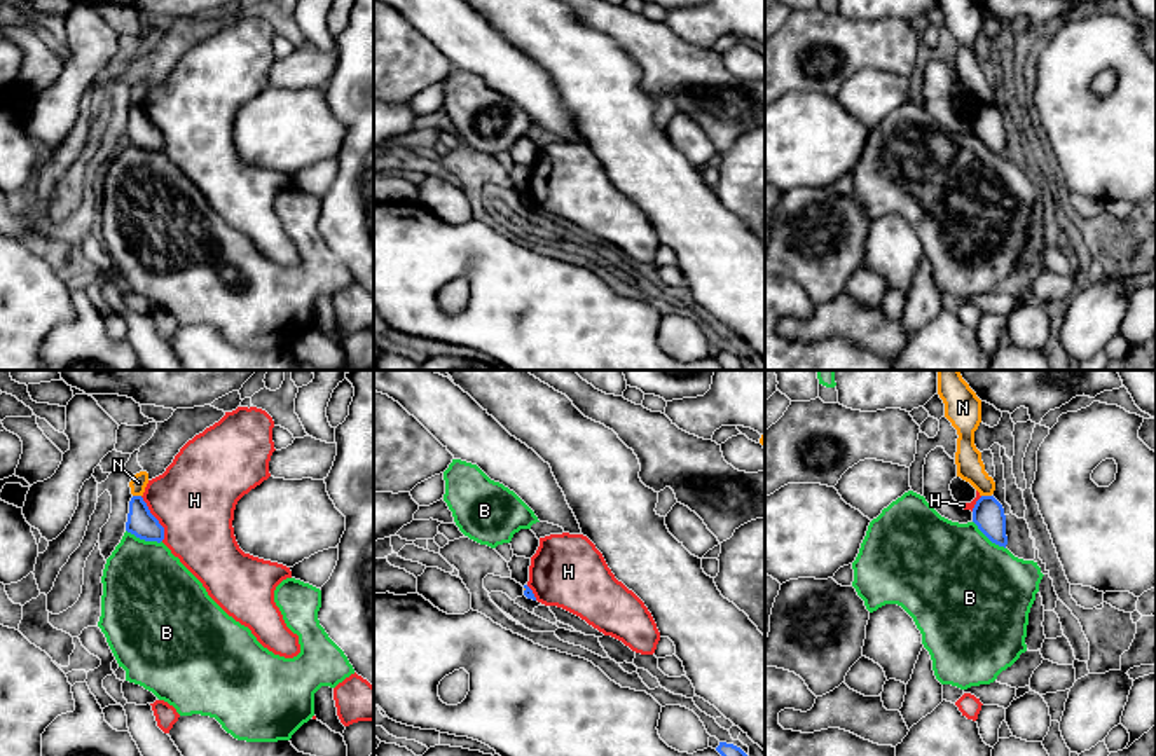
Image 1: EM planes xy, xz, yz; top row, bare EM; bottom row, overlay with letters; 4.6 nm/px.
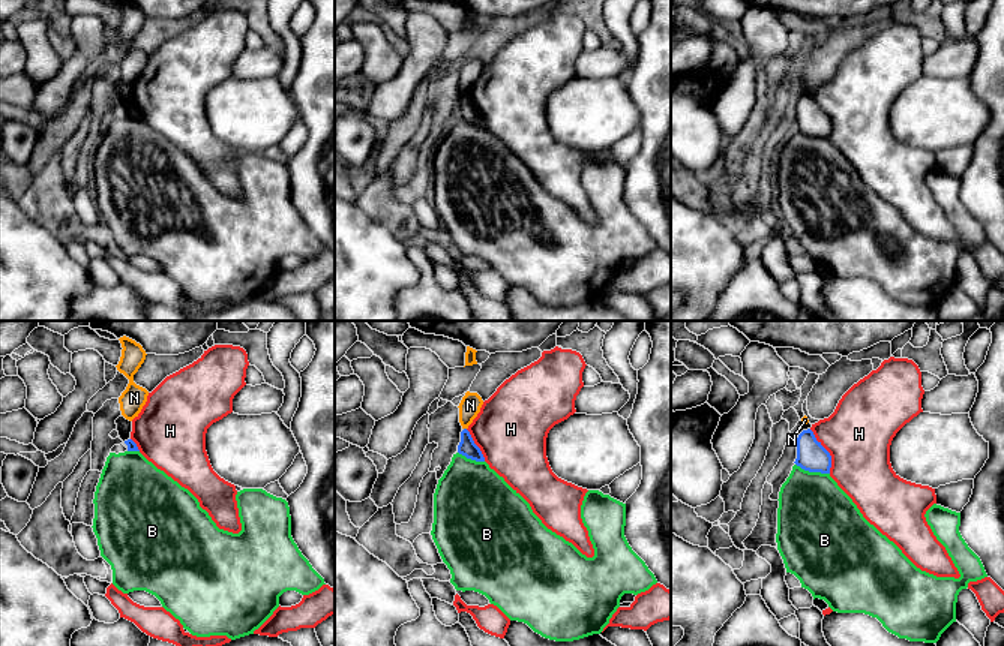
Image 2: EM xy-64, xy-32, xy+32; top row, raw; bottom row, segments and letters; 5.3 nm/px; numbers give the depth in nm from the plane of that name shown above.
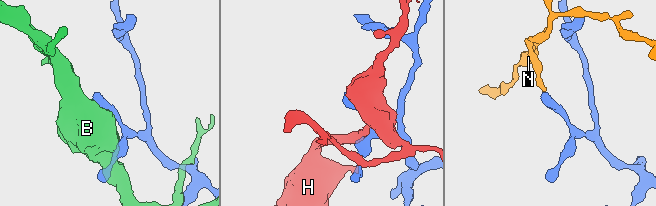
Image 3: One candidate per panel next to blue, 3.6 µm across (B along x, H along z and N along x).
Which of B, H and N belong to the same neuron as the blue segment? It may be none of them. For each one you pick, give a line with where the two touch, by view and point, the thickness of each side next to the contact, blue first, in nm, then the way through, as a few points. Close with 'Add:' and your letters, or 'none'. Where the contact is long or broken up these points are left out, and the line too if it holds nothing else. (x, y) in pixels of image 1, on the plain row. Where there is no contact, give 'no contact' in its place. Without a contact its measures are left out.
Add: none

